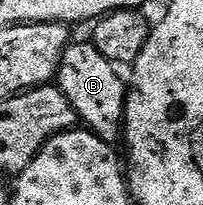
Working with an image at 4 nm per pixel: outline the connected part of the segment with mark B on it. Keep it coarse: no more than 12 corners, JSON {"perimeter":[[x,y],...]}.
{"perimeter":[[91,43],[69,44],[58,84],[79,120],[121,140],[129,86]]}

